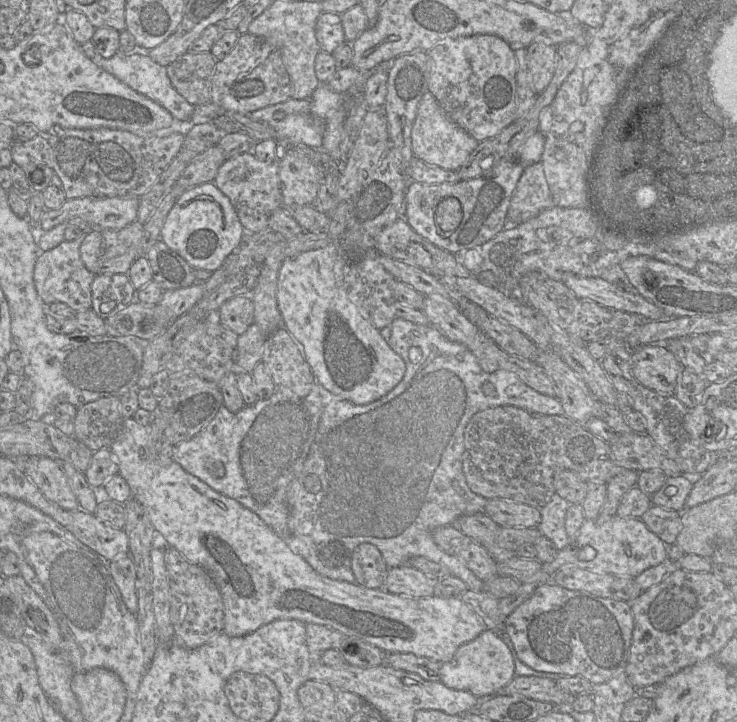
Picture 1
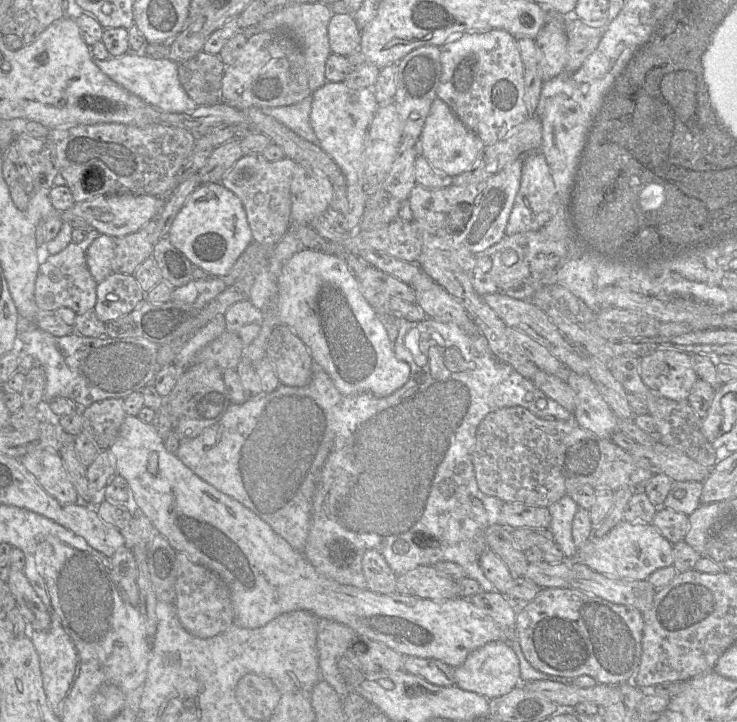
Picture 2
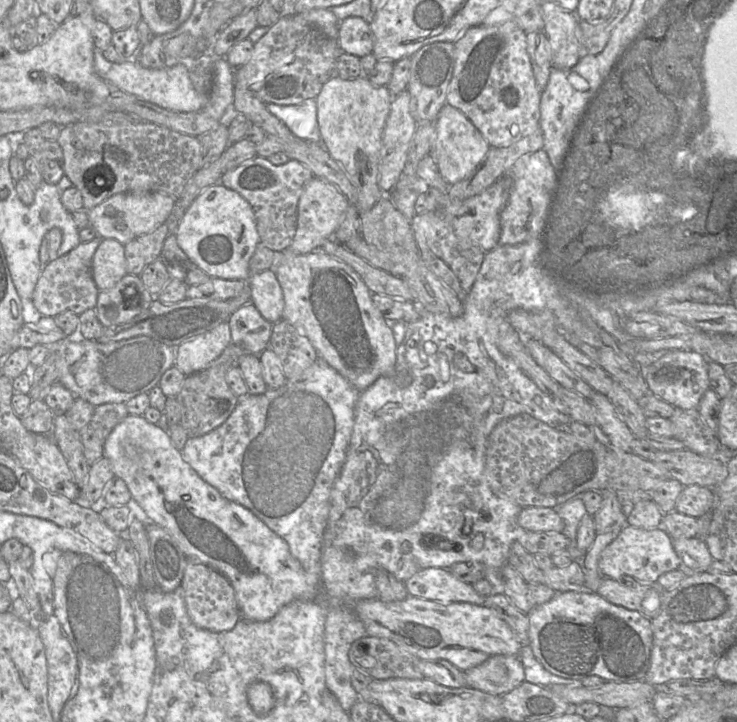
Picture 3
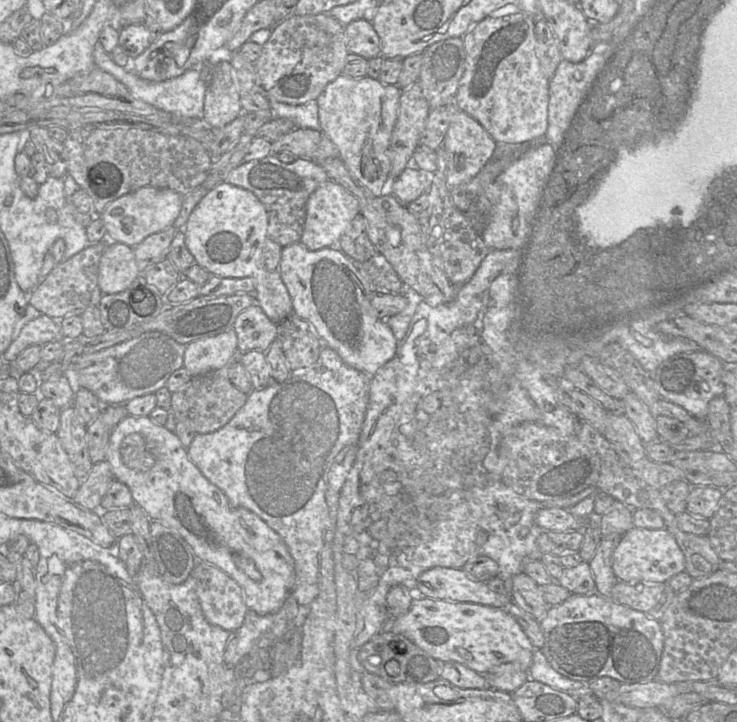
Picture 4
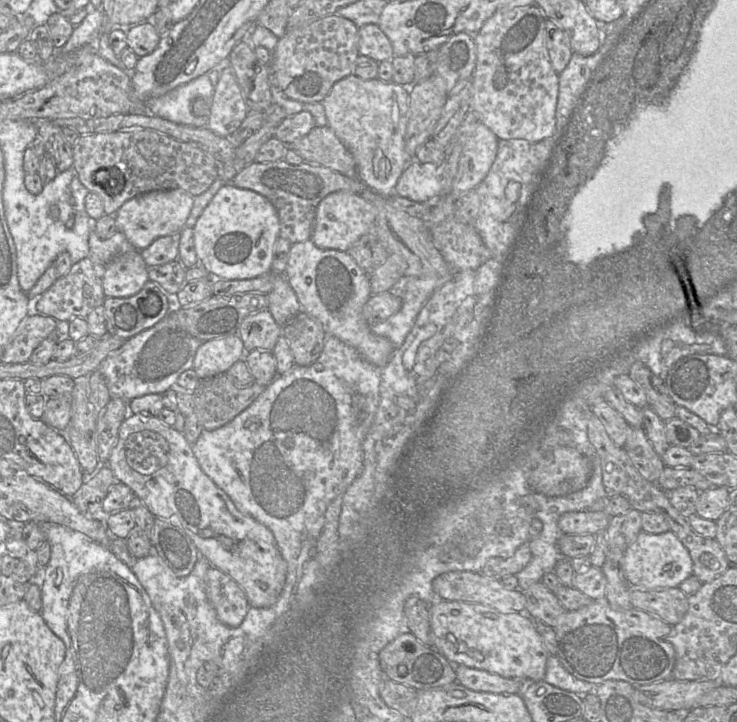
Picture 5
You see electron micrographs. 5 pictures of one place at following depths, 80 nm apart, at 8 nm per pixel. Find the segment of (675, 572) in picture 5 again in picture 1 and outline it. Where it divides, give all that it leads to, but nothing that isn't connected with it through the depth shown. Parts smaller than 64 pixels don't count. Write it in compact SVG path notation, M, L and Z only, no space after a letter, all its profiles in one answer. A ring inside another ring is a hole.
M614 516L604 524L586 519L576 539L562 550L549 563L542 563L542 571L552 576L563 566L576 566L598 574L612 574L620 577L635 578L645 570L665 562L668 559L667 544L651 532L641 519ZM586 546L592 547L596 556L592 560L583 560L581 555Z

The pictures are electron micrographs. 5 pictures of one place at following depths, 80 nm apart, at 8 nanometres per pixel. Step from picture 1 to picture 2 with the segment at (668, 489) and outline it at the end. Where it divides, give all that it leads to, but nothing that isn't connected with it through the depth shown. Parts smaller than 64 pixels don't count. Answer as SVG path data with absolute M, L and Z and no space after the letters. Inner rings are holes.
M673 480L663 506L688 516L701 505L702 488L702 482Z

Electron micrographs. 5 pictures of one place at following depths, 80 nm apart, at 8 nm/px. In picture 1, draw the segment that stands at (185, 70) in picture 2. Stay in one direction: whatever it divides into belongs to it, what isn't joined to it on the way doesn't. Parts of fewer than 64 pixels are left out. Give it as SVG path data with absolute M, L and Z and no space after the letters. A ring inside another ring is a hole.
M190 52L165 66L176 91L194 106L212 102L212 84L217 60L209 52Z

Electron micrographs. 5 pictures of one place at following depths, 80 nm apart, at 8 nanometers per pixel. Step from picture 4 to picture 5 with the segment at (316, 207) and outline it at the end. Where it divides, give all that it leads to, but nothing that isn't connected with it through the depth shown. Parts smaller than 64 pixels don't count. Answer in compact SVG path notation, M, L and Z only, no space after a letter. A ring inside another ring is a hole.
M347 191L330 193L317 206L310 239L320 249L347 252L362 236L374 230L376 216L376 207L360 194Z

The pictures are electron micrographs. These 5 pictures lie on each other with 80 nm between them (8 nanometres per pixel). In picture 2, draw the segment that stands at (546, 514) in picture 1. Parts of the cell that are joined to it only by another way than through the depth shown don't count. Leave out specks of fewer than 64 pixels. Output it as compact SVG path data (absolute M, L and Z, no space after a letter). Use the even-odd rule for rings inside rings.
M567 495L547 507L551 515L548 529L567 561L574 561L578 550L572 538L572 522L578 508L579 506Z

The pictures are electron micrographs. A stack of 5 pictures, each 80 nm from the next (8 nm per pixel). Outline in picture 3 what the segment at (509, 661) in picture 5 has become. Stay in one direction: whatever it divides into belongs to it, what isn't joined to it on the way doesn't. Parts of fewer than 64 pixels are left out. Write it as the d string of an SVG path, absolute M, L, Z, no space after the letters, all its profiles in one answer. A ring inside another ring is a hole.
M409 595L395 602L385 602L378 597L359 600L354 612L363 622L366 636L389 639L421 660L447 660L461 671L495 655L519 657L522 648L509 625L494 609L483 605L443 604Z

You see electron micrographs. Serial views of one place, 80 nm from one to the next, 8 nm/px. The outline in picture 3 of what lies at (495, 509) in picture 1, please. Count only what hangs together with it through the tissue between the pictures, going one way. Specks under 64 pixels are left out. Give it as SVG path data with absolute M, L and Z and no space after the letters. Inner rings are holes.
M523 507L518 516L518 524L533 532L562 532L565 524L554 508Z

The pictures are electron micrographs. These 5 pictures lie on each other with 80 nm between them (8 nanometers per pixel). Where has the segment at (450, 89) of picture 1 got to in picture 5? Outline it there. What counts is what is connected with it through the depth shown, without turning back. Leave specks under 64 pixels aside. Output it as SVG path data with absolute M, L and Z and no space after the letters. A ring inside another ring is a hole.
M539 5L502 7L484 21L477 33L471 35L477 50L476 65L470 79L471 110L498 139L538 142L554 134L559 85L558 74L552 67L545 44L546 19Z

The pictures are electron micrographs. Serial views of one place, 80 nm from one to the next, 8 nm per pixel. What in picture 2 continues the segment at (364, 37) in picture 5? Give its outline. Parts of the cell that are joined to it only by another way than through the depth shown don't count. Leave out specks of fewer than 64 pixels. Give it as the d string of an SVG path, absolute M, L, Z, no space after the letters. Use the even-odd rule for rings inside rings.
M334 13L328 25L332 53L347 56L360 49L362 30L353 15Z

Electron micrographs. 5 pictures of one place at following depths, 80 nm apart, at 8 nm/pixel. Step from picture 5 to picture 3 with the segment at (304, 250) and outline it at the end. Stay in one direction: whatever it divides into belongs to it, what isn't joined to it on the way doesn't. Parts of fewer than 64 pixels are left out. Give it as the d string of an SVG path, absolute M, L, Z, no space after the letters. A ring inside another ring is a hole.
M287 248L283 251L275 252L275 260L270 269L275 271L278 282L283 291L285 306L282 319L298 328L309 339L317 351L319 358L323 359L328 365L340 373L355 389L358 391L364 391L379 377L395 375L397 345L394 340L391 324L384 319L379 310L374 306L372 302L372 293L362 278L350 265L321 250L315 250L306 254L296 254Z

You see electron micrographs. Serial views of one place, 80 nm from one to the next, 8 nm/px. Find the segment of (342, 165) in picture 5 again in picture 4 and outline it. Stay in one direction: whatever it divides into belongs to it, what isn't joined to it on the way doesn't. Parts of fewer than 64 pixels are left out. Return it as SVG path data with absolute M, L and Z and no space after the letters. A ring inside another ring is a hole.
M295 128L271 143L272 153L287 151L294 156L320 162L326 158L339 158L337 146L322 132L313 129Z

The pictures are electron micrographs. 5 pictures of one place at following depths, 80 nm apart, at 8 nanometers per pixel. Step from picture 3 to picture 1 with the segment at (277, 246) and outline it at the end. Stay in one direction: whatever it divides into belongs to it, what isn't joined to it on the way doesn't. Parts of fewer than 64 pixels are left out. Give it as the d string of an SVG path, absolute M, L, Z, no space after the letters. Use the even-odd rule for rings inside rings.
M252 153L235 155L220 166L213 182L229 198L245 233L266 230L271 213L284 204L277 159L265 162Z

